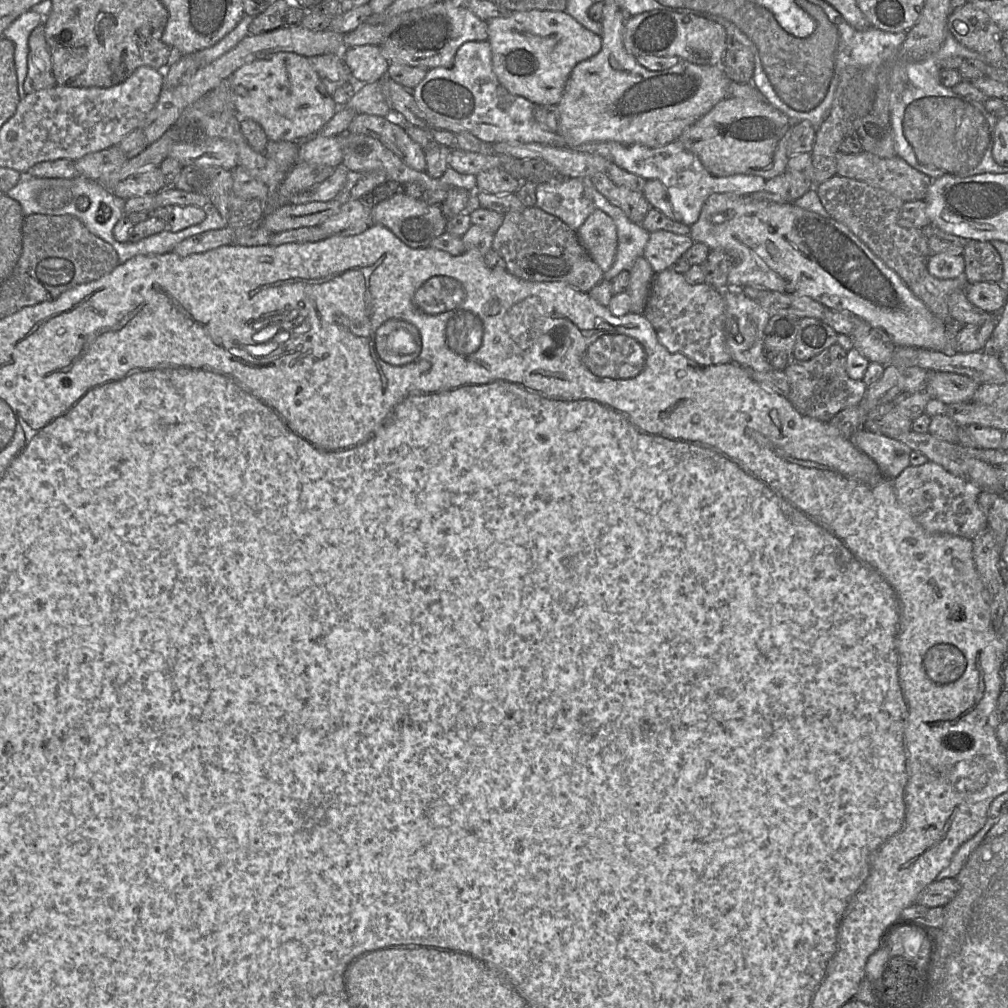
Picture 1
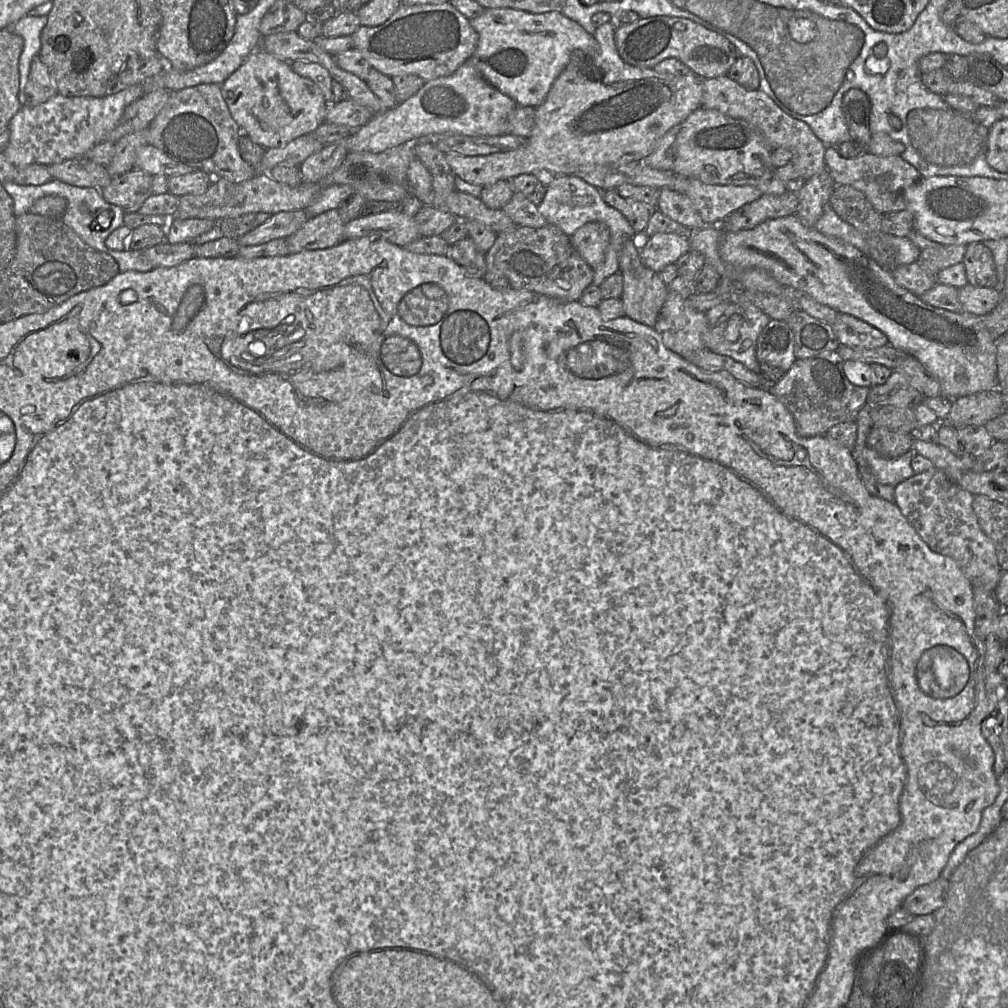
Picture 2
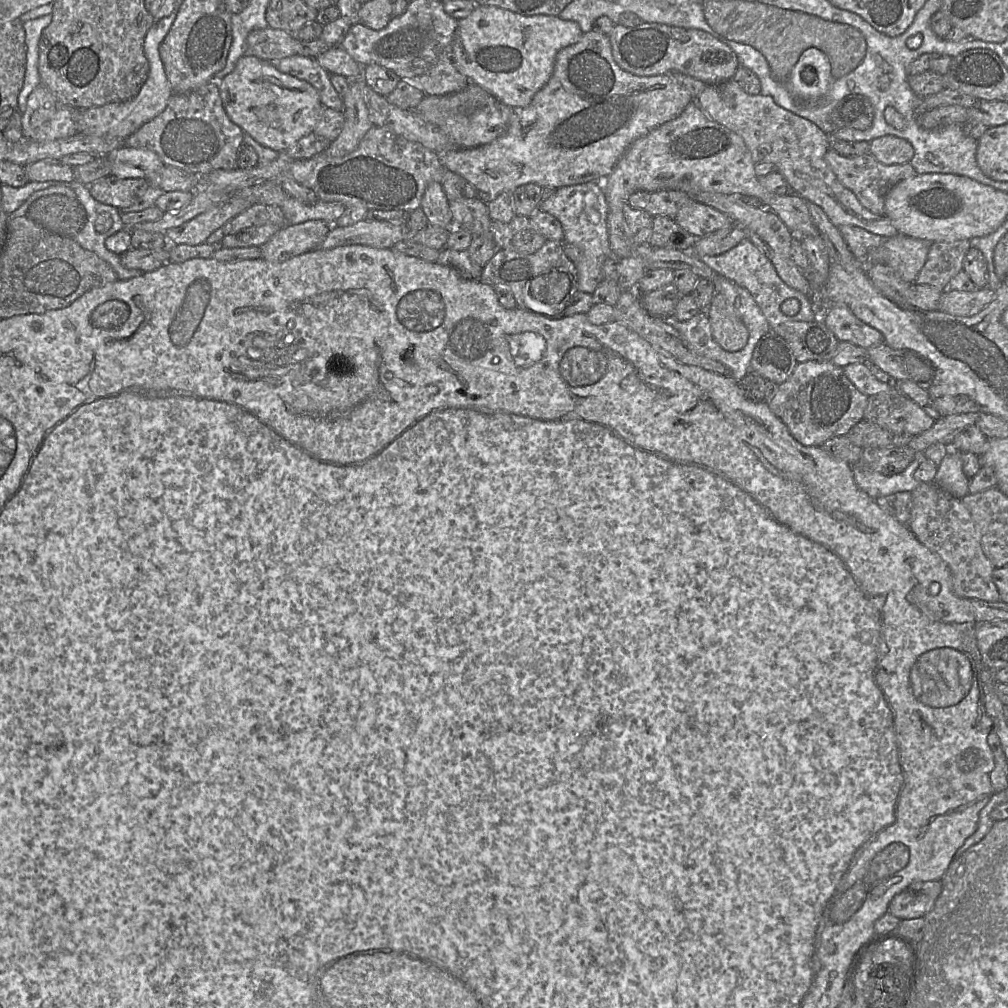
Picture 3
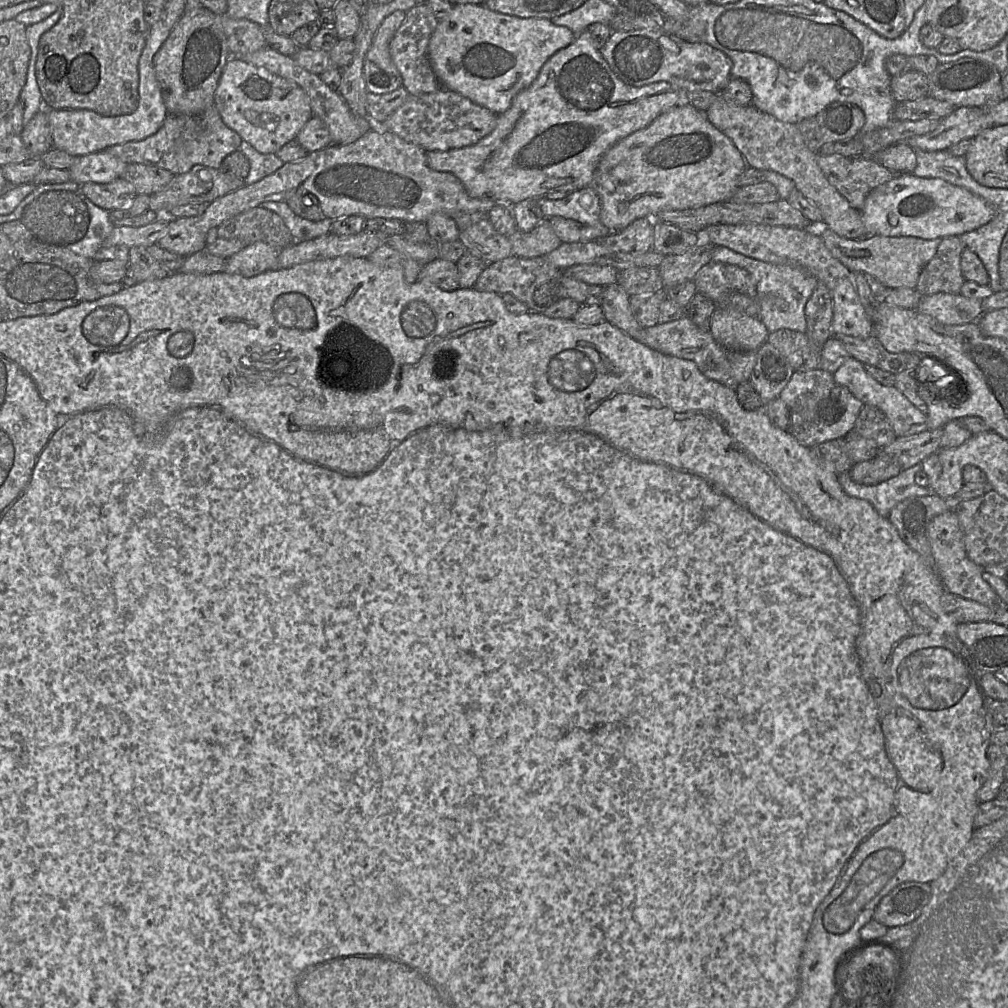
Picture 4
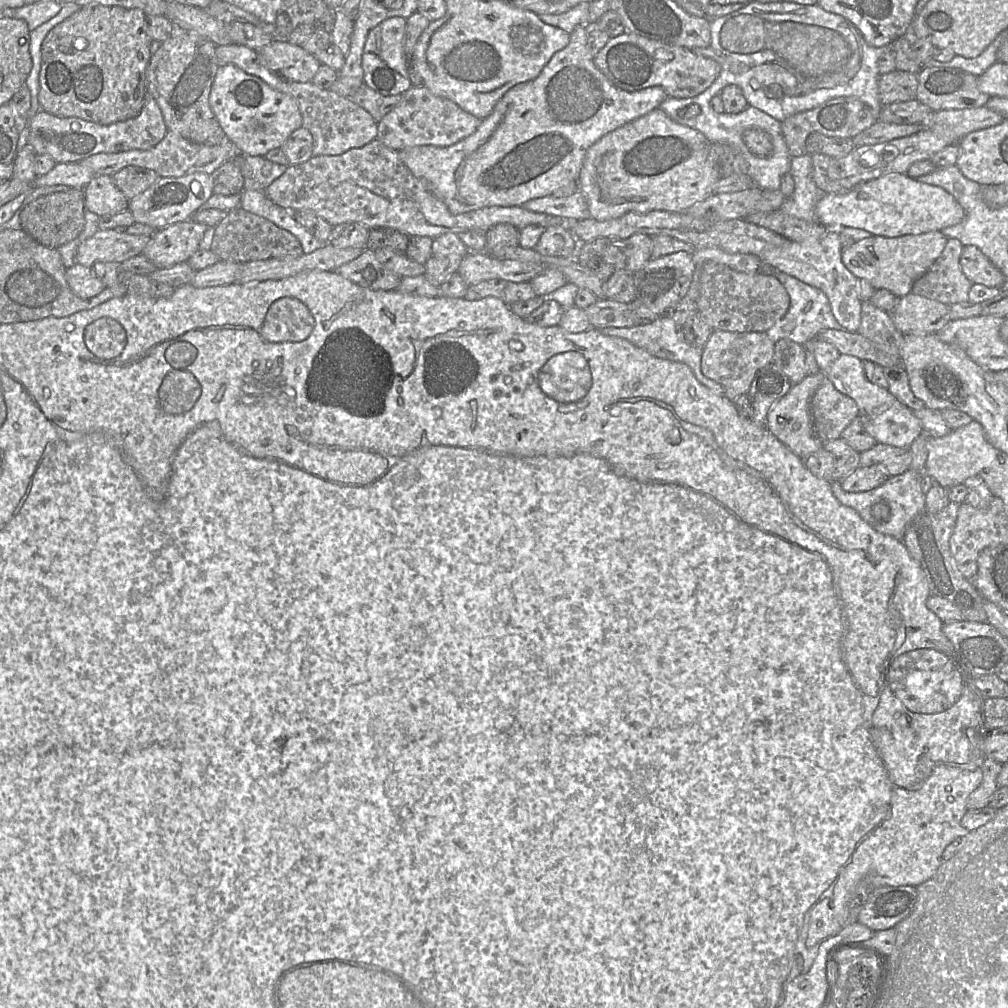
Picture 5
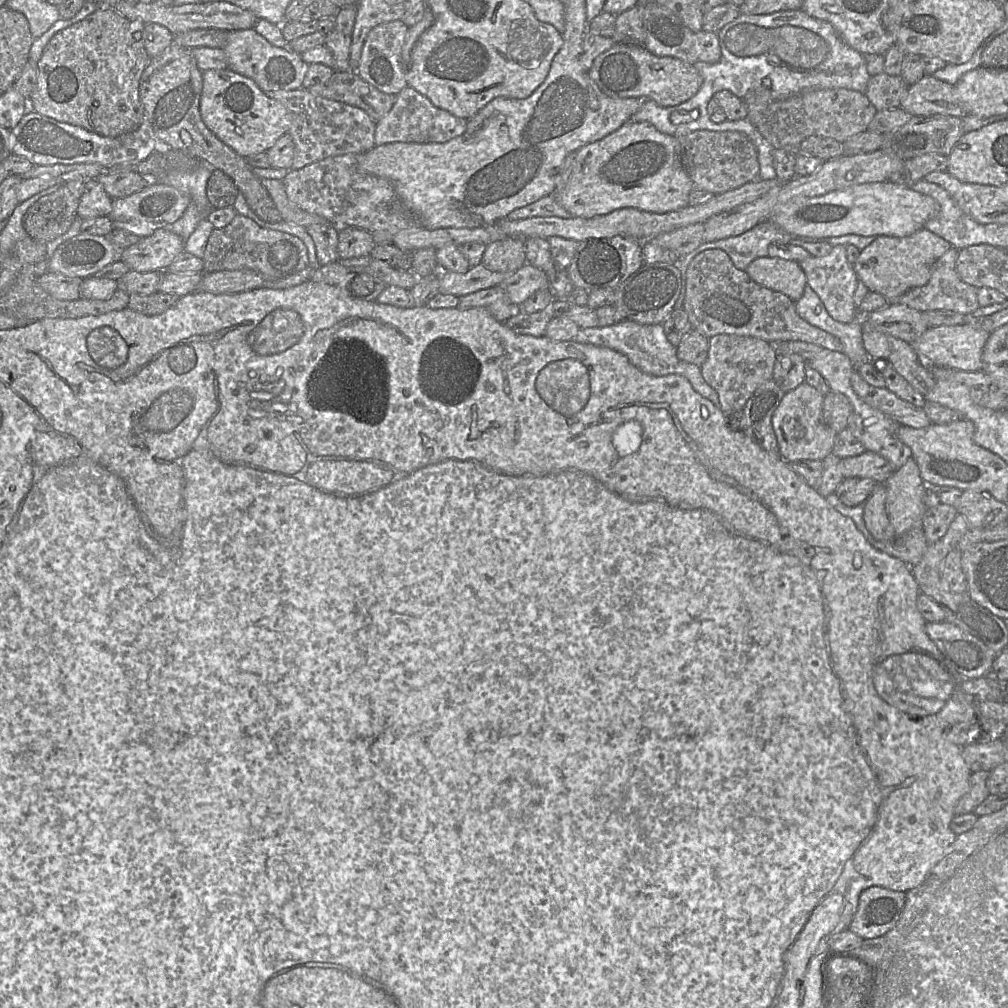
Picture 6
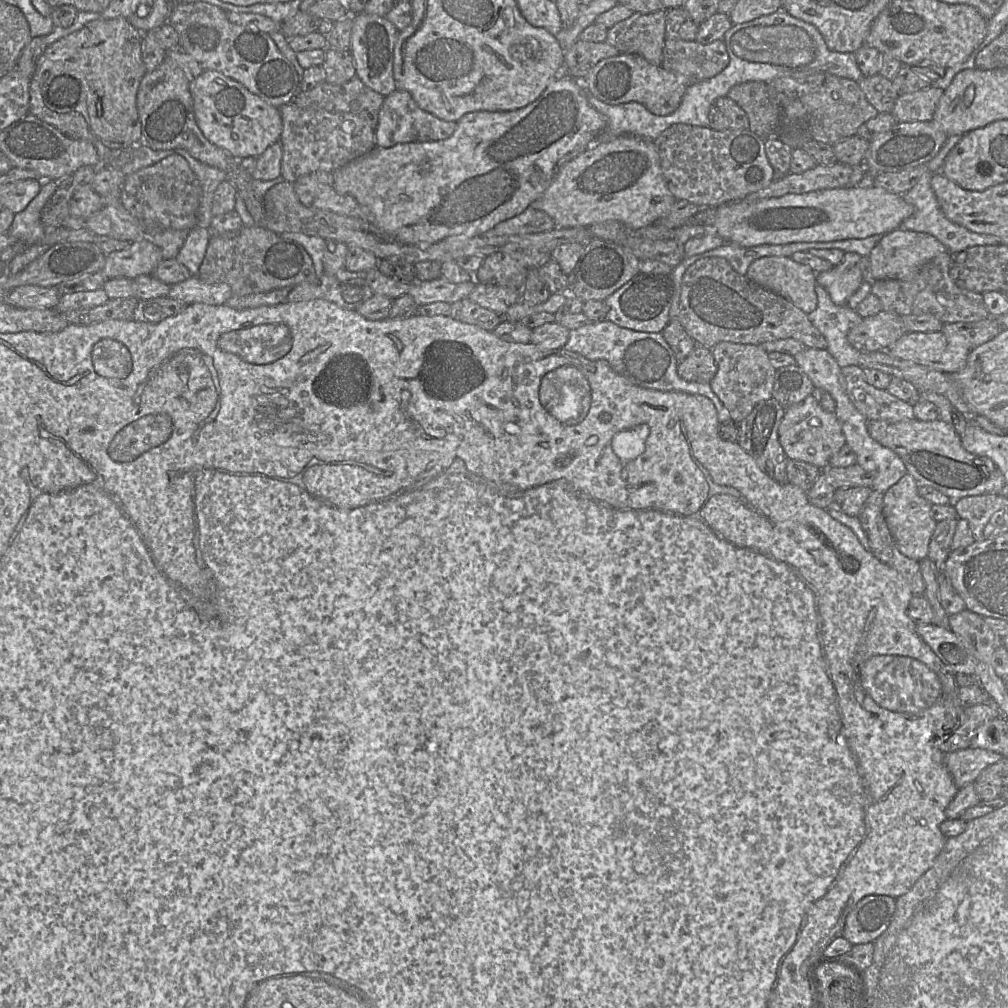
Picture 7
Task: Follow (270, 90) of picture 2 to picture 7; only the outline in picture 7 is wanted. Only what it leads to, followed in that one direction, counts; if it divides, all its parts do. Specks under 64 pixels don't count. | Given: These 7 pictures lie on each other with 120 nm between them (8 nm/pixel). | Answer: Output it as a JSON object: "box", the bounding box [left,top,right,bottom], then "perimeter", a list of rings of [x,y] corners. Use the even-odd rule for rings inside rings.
{"box":[190,70,282,160],"perimeter":[[[205,70],[190,82],[196,123],[204,136],[240,160],[260,156],[282,133],[280,109],[219,71]]]}

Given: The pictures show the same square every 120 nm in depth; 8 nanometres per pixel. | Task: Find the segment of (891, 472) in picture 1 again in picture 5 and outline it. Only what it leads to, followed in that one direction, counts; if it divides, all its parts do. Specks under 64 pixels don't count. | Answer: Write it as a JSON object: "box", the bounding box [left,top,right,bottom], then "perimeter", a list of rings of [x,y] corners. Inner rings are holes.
{"box":[831,469,926,541],"perimeter":[[[908,469],[900,475],[889,477],[880,486],[865,492],[846,492],[841,487],[841,481],[832,481],[831,489],[835,498],[841,504],[857,511],[860,517],[874,530],[903,541],[905,531],[910,523],[921,513],[925,512],[926,494],[924,494],[920,488],[922,474],[925,473]],[[880,501],[887,503],[890,507],[890,517],[886,522],[877,521],[871,513],[872,506]]]}

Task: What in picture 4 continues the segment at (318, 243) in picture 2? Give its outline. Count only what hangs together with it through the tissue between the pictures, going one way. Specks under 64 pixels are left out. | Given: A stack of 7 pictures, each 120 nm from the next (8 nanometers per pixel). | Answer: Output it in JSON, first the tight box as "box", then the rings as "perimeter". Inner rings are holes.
{"box":[222,242,283,277],"perimeter":[[[256,242],[226,260],[222,272],[253,277],[275,267],[283,249],[265,242]]]}

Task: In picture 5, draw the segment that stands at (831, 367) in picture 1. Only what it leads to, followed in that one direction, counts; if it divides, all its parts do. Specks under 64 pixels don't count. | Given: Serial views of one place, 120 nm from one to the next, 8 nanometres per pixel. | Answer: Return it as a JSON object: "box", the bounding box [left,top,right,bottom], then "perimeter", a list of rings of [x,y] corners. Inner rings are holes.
{"box":[811,376,858,444],"perimeter":[[[824,376],[811,399],[813,429],[823,444],[841,437],[843,430],[858,416],[856,402],[838,391]]]}

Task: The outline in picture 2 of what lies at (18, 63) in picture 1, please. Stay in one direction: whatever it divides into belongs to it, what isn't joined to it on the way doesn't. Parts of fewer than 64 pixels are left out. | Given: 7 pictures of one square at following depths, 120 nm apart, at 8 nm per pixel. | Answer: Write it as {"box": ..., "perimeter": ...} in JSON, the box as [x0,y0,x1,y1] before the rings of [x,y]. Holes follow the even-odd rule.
{"box":[9,15,47,106],"perimeter":[[[25,15],[9,27],[15,34],[21,36],[24,41],[23,50],[19,58],[18,98],[21,106],[26,103],[25,87],[29,78],[31,62],[40,53],[40,36],[47,21],[47,16]]]}

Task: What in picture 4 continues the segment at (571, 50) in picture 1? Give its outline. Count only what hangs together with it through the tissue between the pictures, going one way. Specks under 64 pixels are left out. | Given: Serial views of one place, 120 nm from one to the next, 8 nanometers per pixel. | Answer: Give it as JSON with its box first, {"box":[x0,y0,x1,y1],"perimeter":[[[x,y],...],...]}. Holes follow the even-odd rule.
{"box":[428,4,576,115],"perimeter":[[[455,4],[432,33],[428,56],[444,89],[459,93],[496,115],[509,109],[514,97],[536,79],[546,61],[576,38],[569,28],[556,26],[549,19],[520,18],[490,10],[484,4]]]}

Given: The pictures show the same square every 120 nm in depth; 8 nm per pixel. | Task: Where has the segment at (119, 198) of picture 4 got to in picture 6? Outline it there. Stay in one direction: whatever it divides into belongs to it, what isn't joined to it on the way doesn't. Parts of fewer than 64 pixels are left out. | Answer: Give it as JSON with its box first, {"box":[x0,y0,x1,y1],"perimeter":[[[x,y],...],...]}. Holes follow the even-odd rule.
{"box":[77,178,113,219],"perimeter":[[[97,178],[87,179],[78,205],[77,216],[82,219],[108,216],[112,207],[113,198],[108,195],[100,181]]]}

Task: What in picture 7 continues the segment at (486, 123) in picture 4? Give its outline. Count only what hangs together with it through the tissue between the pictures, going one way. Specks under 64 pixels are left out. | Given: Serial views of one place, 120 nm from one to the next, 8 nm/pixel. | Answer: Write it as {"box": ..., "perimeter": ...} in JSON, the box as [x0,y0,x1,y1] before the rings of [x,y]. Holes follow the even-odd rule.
{"box":[375,89,457,148],"perimeter":[[[396,89],[387,95],[380,108],[378,124],[375,129],[376,147],[389,148],[403,142],[427,142],[449,138],[456,130],[457,122],[442,120],[422,110],[403,89]]]}

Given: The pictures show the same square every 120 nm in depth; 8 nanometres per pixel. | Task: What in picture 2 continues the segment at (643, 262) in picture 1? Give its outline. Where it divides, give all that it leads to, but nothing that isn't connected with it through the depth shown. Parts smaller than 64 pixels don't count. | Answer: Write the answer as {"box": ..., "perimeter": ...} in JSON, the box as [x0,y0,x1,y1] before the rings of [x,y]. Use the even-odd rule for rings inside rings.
{"box":[619,235,669,327],"perimeter":[[[635,235],[633,238],[626,240],[619,253],[619,272],[623,276],[621,299],[626,317],[654,327],[669,289],[657,272],[642,263],[639,255],[640,241],[642,241],[642,235]]]}

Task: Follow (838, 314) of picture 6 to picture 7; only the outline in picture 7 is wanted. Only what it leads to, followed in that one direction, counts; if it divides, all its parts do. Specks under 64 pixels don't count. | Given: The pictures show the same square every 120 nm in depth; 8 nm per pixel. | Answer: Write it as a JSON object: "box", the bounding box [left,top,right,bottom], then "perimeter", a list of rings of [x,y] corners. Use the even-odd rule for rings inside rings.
{"box":[816,252,863,305],"perimeter":[[[845,252],[842,262],[832,269],[816,273],[816,283],[822,286],[836,305],[845,305],[863,282],[861,255]]]}

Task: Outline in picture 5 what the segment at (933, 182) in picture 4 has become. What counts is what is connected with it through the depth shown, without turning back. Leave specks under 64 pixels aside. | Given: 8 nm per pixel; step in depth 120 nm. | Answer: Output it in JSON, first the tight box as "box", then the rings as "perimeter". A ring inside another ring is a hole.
{"box":[815,174,965,236],"perimeter":[[[888,174],[861,183],[845,193],[822,194],[815,204],[815,219],[827,228],[858,228],[874,236],[919,235],[960,223],[965,212],[941,187],[925,184],[906,174]]]}

